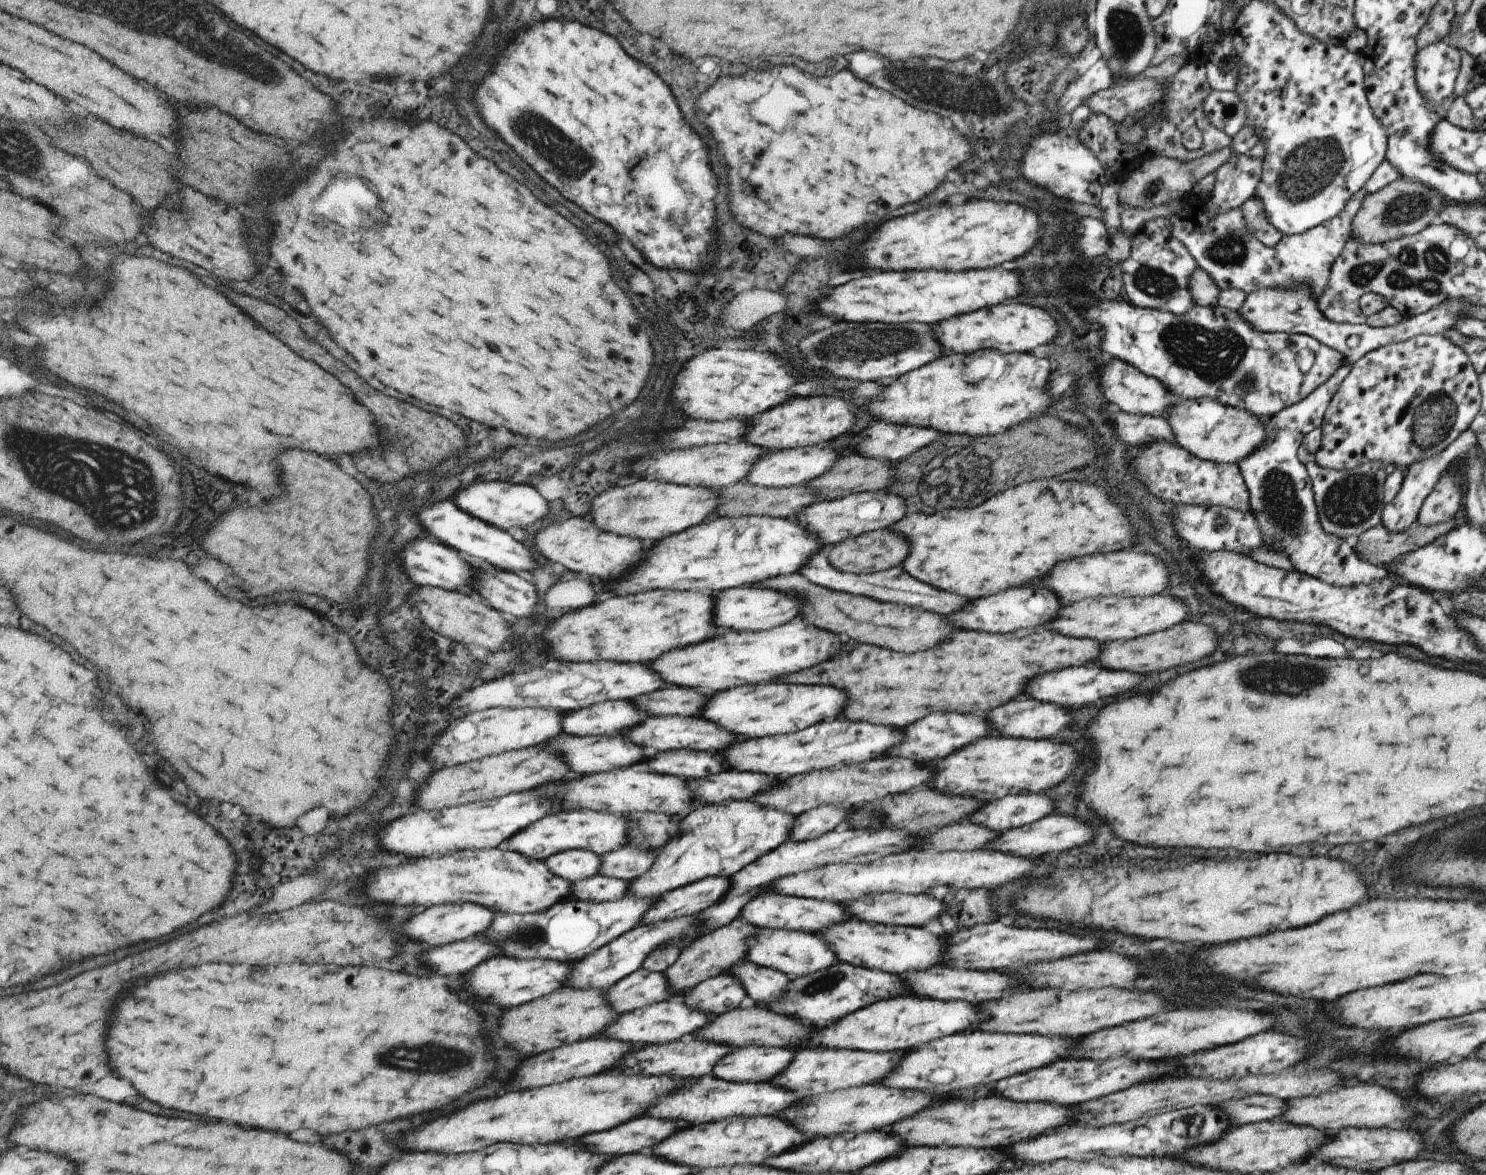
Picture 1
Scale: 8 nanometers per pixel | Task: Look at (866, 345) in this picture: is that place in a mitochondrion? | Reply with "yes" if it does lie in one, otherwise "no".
yes

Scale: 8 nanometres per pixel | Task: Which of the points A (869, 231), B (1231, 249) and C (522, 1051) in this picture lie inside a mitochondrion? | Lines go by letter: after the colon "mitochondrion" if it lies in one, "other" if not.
A: other
B: mitochondrion
C: other

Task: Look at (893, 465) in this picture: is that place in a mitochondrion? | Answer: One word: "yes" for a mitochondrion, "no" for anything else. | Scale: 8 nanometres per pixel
no

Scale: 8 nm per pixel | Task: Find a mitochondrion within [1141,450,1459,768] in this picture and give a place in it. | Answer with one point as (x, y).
(1282, 506)

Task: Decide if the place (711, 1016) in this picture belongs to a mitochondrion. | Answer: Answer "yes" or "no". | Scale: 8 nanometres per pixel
no

